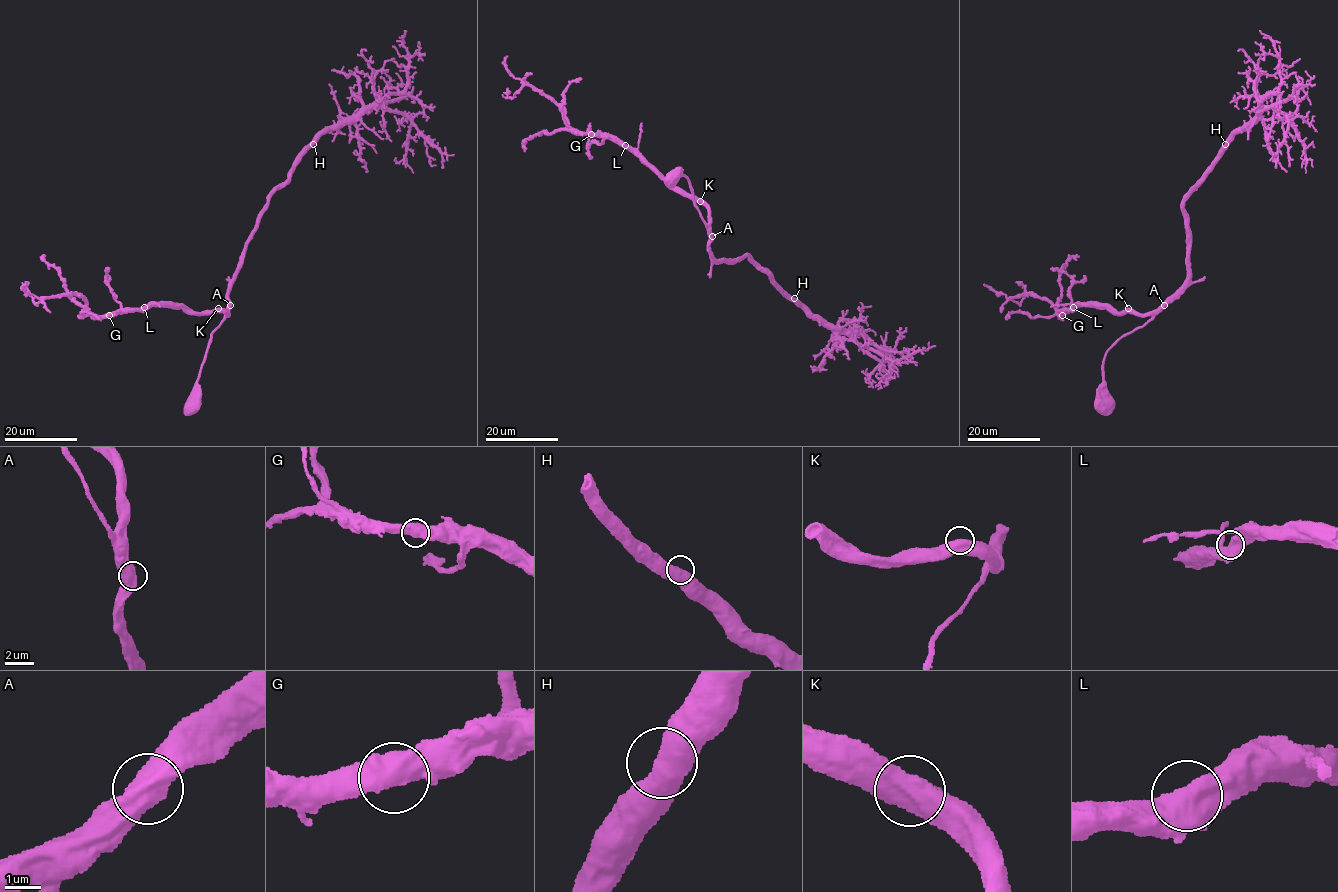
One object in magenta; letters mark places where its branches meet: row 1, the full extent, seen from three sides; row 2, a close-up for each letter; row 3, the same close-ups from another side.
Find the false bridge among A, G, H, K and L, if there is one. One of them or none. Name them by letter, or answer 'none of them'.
none of them

